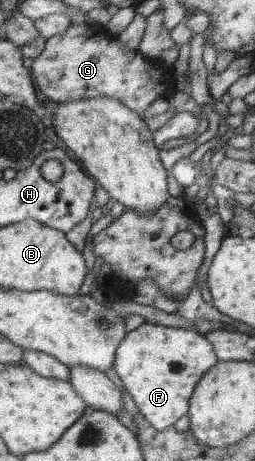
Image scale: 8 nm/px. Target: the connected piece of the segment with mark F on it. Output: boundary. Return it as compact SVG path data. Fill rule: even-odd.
M144 323L128 332L119 344L113 369L122 380L122 389L128 391L145 420L158 430L173 426L178 419L187 415L189 401L196 384L199 383L204 373L218 363L214 347L196 329Z

